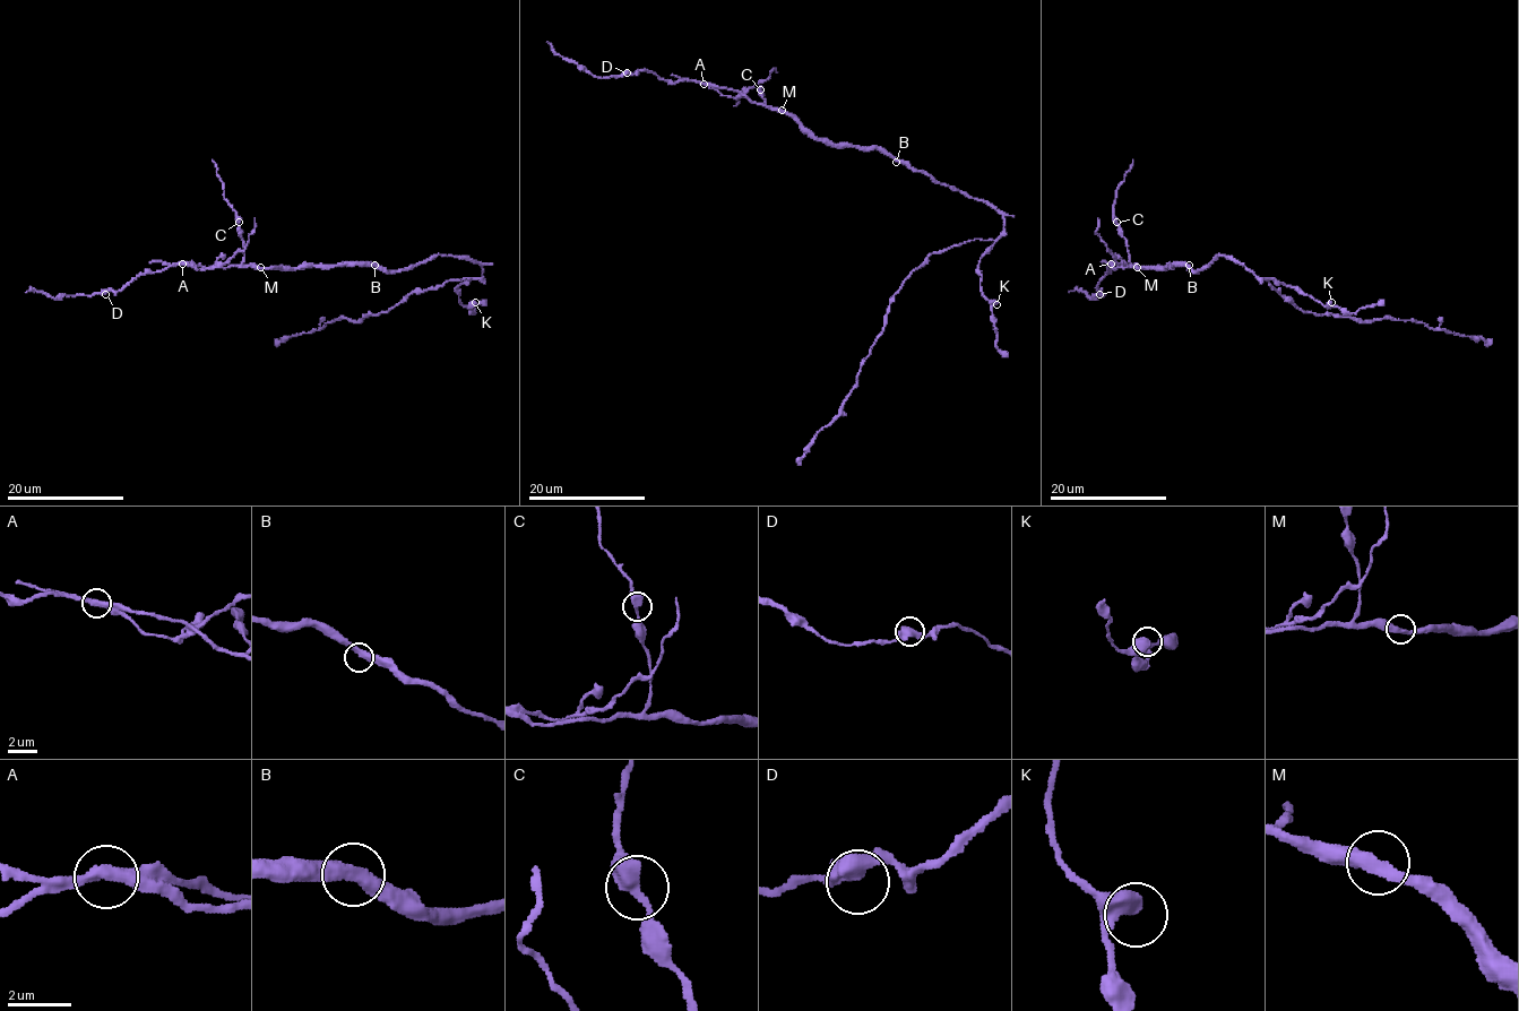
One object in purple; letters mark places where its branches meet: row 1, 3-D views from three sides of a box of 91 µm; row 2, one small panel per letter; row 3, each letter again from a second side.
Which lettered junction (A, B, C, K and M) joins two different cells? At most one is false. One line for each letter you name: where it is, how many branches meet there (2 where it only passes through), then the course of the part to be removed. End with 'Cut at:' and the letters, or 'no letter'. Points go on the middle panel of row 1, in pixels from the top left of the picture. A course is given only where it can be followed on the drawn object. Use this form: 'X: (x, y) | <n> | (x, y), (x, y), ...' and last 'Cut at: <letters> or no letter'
A: (704, 84) | 2 | (702, 84), (685, 79), (667, 83), (643, 69), (636, 74), (597, 78), (569, 62), (546, 42)
Cut at: A

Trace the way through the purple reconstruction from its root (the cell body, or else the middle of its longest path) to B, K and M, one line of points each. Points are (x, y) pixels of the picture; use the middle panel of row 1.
B: (937, 182), (896, 162)
K: (937, 182), (987, 200), (1002, 215), (1002, 235), (978, 264), (980, 291), (997, 304)
M: (937, 182), (878, 148), (827, 145), (817, 140), (782, 110)

